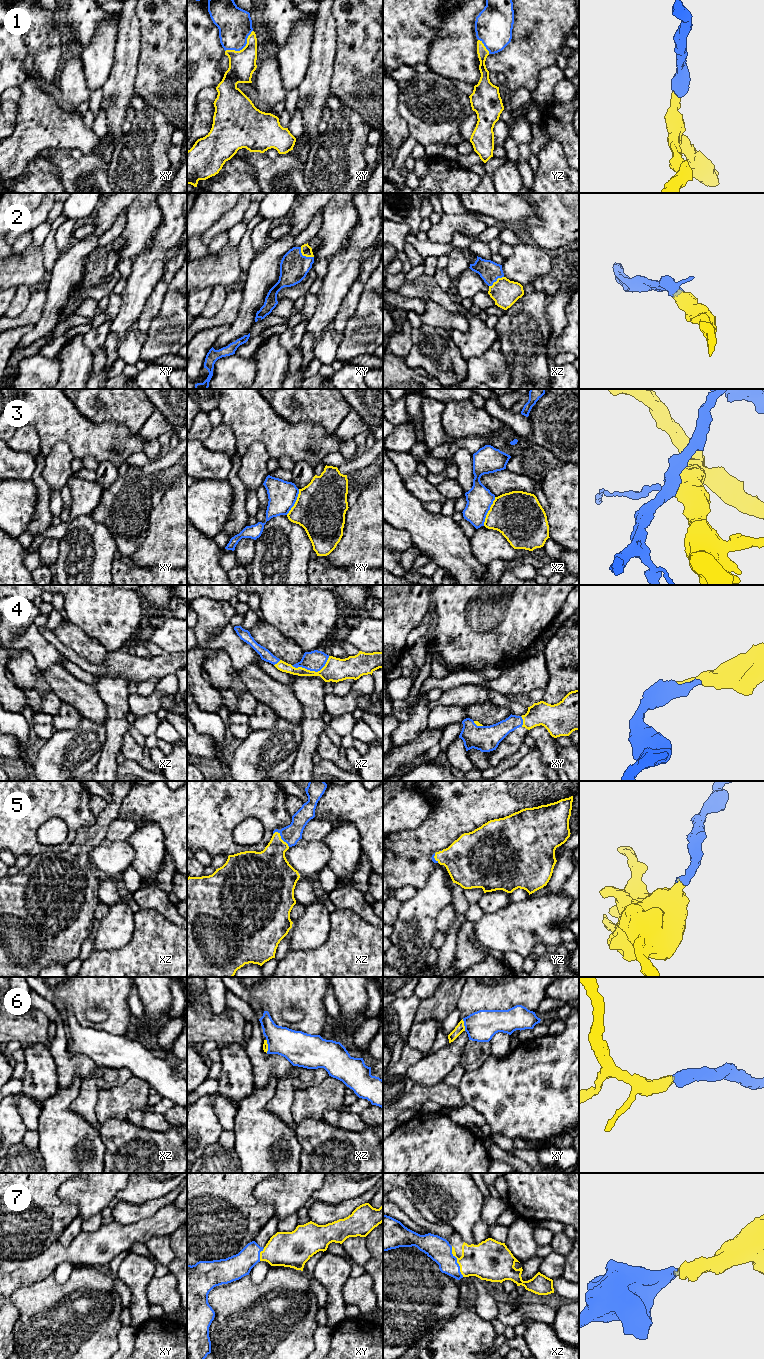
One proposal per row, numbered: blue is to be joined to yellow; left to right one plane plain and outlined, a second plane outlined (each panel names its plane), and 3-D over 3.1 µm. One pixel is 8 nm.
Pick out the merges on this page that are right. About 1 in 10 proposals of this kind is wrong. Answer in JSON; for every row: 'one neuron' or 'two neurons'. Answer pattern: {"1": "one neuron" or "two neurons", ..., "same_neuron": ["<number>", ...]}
{"1": "one neuron", "2": "one neuron", "3": "one neuron", "4": "one neuron", "5": "one neuron", "6": "one neuron", "7": "one neuron", "same_neuron": ["1", "2", "3", "4", "5", "6", "7"]}

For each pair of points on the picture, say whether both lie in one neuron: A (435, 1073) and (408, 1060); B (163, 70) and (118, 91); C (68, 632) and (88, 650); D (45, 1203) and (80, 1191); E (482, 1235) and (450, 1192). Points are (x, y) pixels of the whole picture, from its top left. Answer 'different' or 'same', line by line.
A: different
B: different
C: same
D: different
E: different

